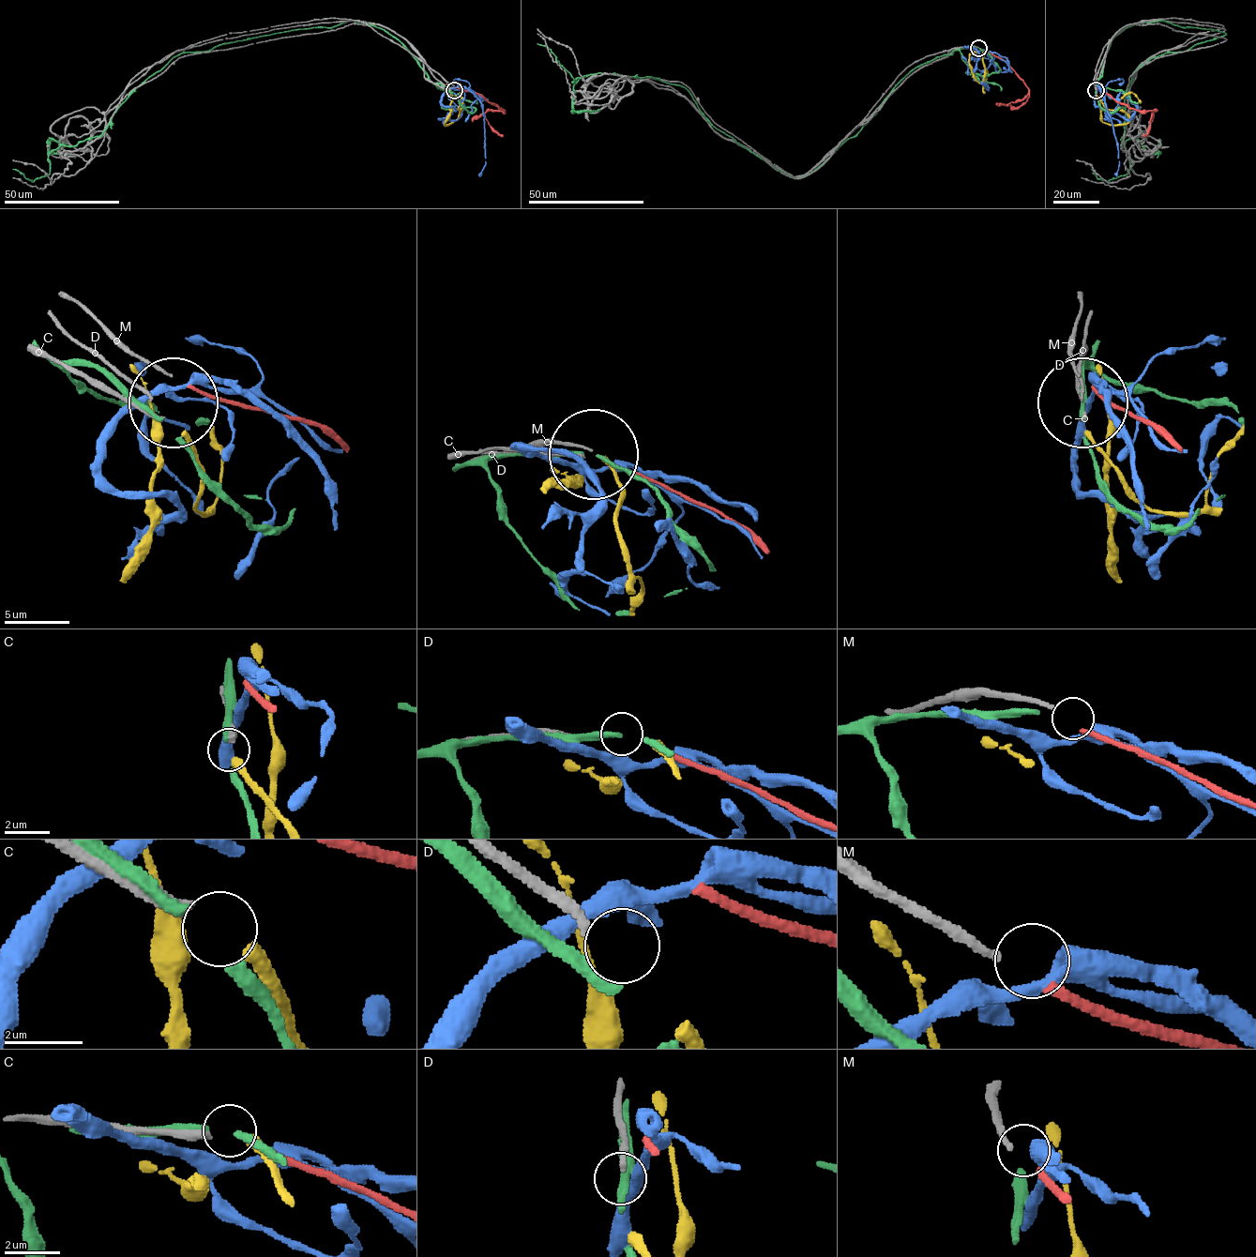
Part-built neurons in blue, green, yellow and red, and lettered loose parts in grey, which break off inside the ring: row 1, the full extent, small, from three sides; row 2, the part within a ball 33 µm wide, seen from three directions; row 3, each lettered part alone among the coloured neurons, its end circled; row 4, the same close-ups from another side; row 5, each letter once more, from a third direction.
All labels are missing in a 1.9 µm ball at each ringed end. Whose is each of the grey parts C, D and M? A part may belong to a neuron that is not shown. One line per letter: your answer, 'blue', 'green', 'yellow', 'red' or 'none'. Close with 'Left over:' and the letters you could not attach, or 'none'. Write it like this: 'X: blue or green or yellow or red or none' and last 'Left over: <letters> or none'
C: yellow
D: none
M: blue
Left over: D

